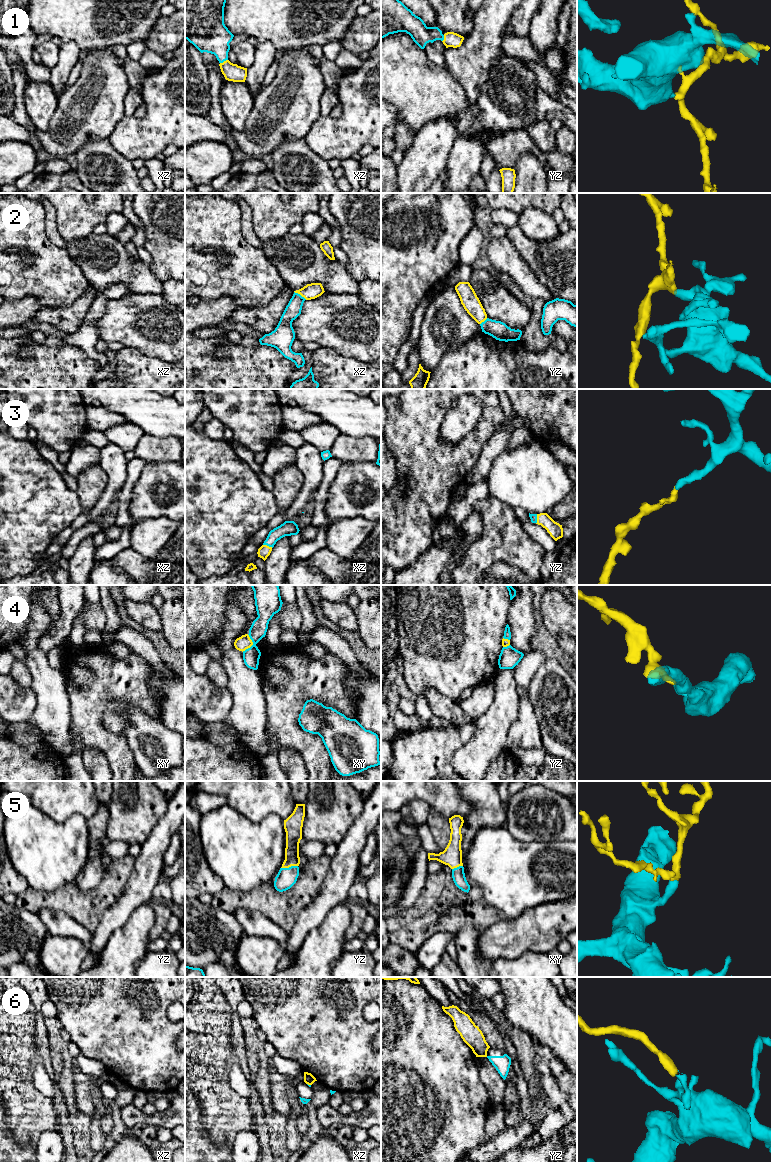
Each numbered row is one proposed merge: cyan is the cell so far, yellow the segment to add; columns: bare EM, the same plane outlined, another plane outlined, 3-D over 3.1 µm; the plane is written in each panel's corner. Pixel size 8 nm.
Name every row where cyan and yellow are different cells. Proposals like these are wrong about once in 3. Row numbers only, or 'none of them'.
2, 6

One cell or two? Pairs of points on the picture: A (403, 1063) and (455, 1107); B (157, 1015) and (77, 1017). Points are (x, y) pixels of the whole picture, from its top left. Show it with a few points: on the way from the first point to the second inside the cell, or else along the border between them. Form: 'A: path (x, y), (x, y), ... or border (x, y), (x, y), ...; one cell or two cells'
A: path (416, 1067), (443, 1094); one cell
B: path (137, 1022), (114, 1022), (110, 1018), (97, 1018); one cell

